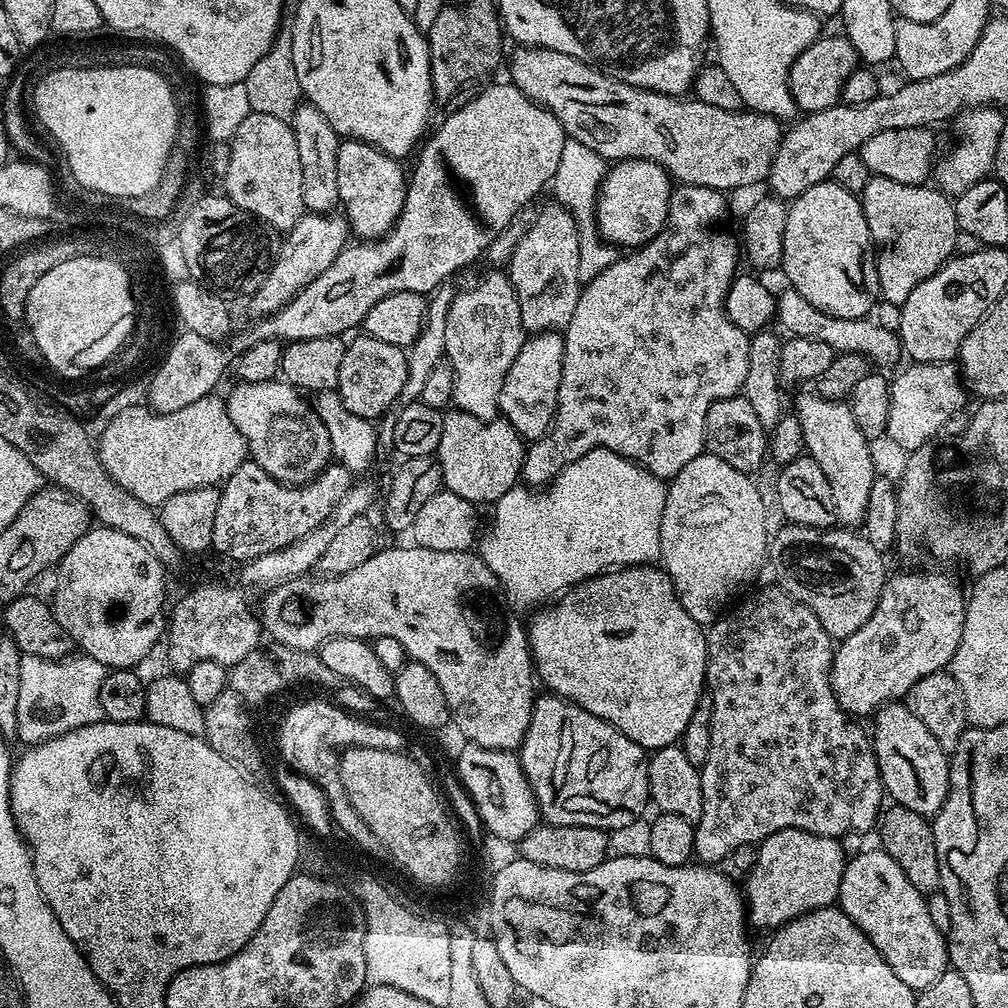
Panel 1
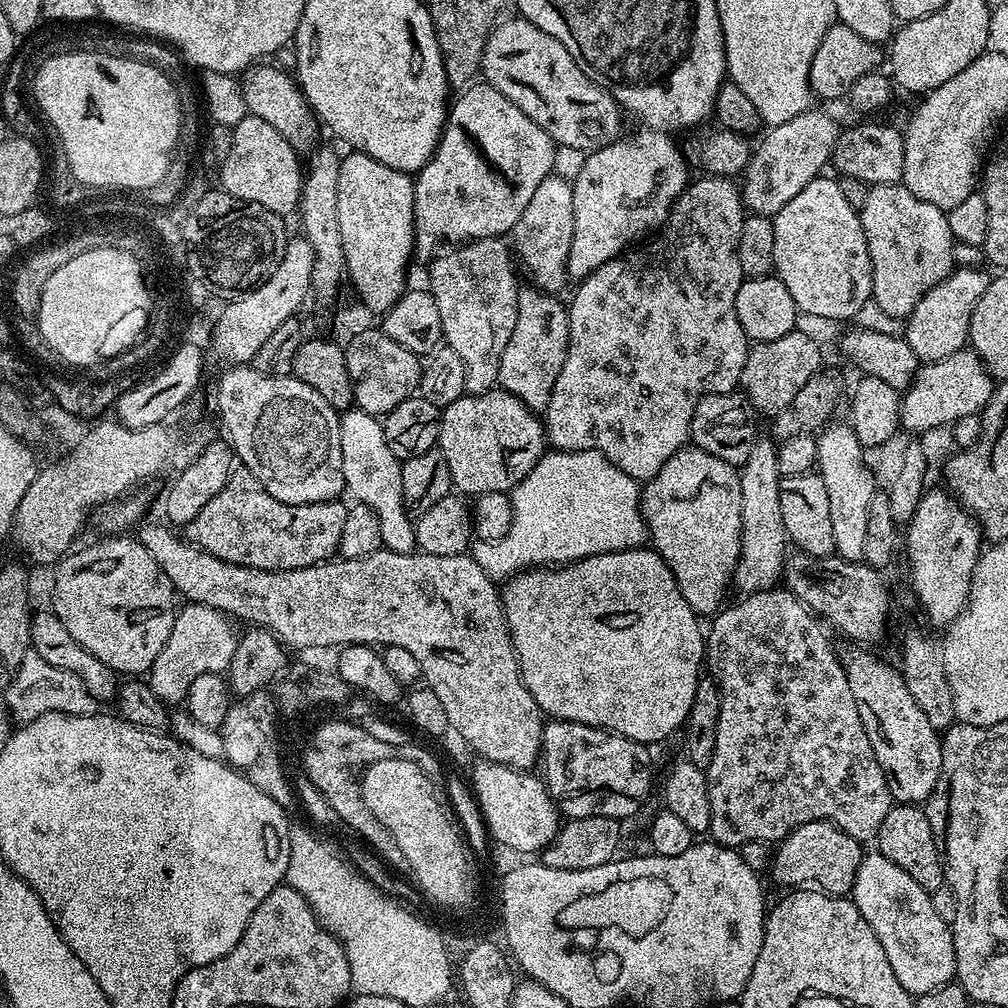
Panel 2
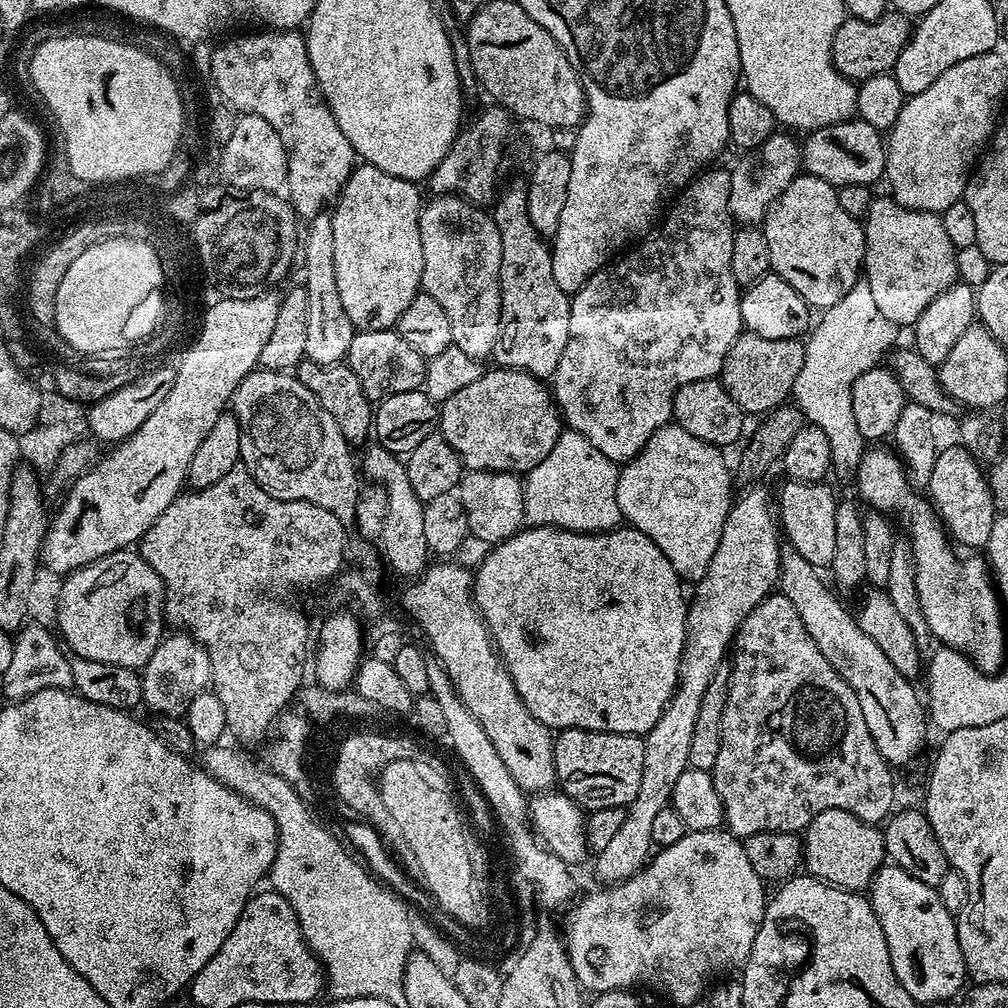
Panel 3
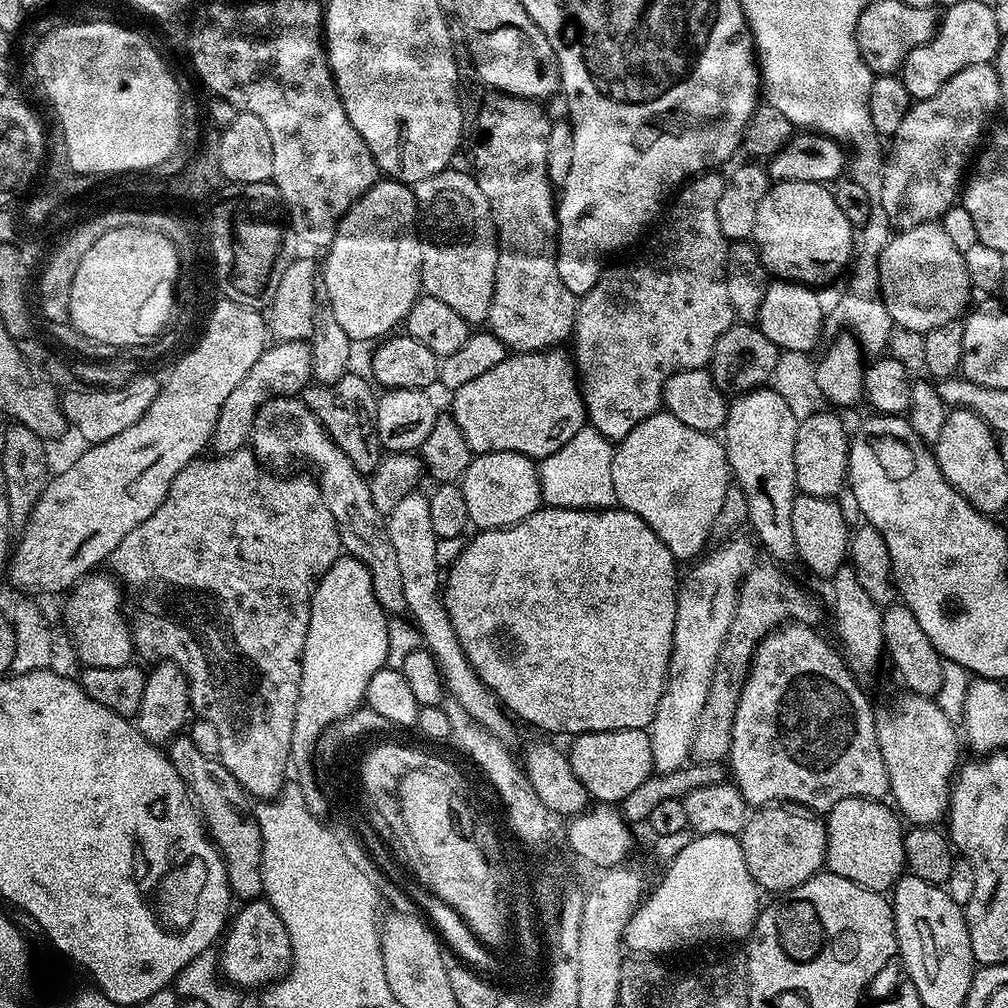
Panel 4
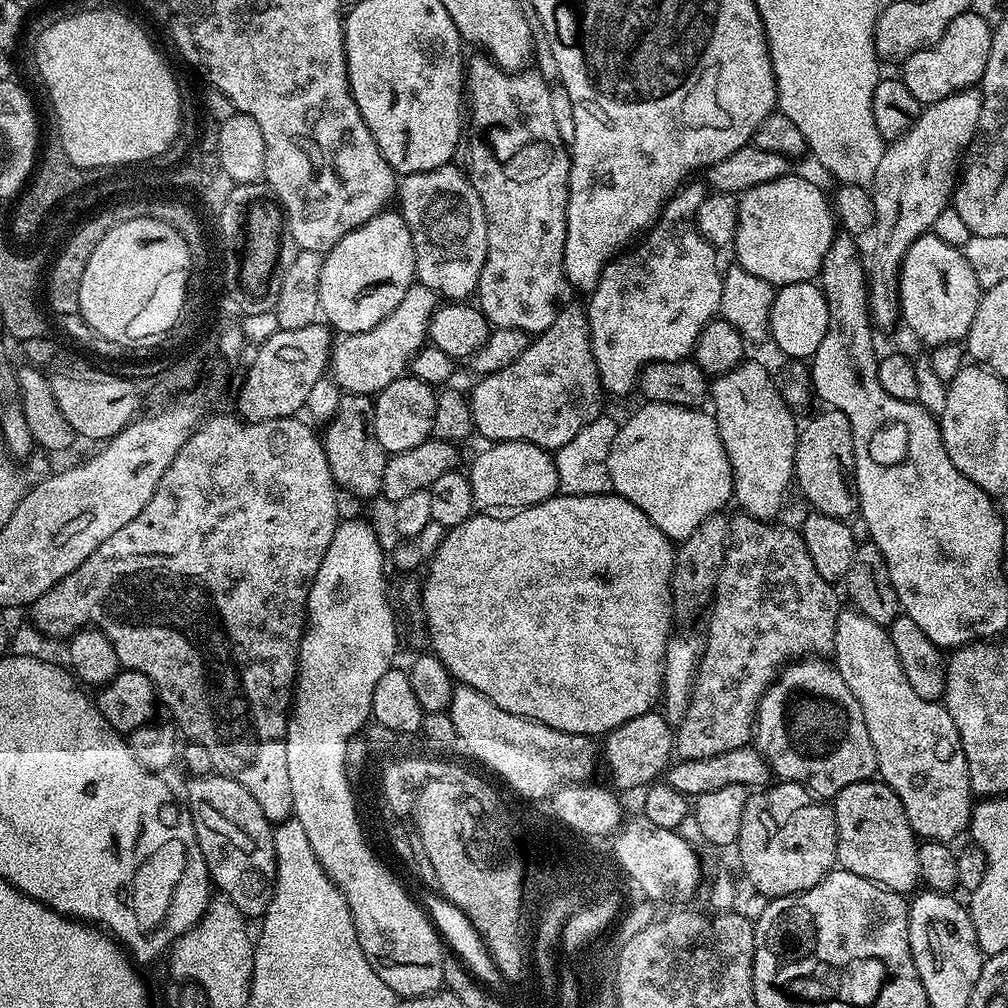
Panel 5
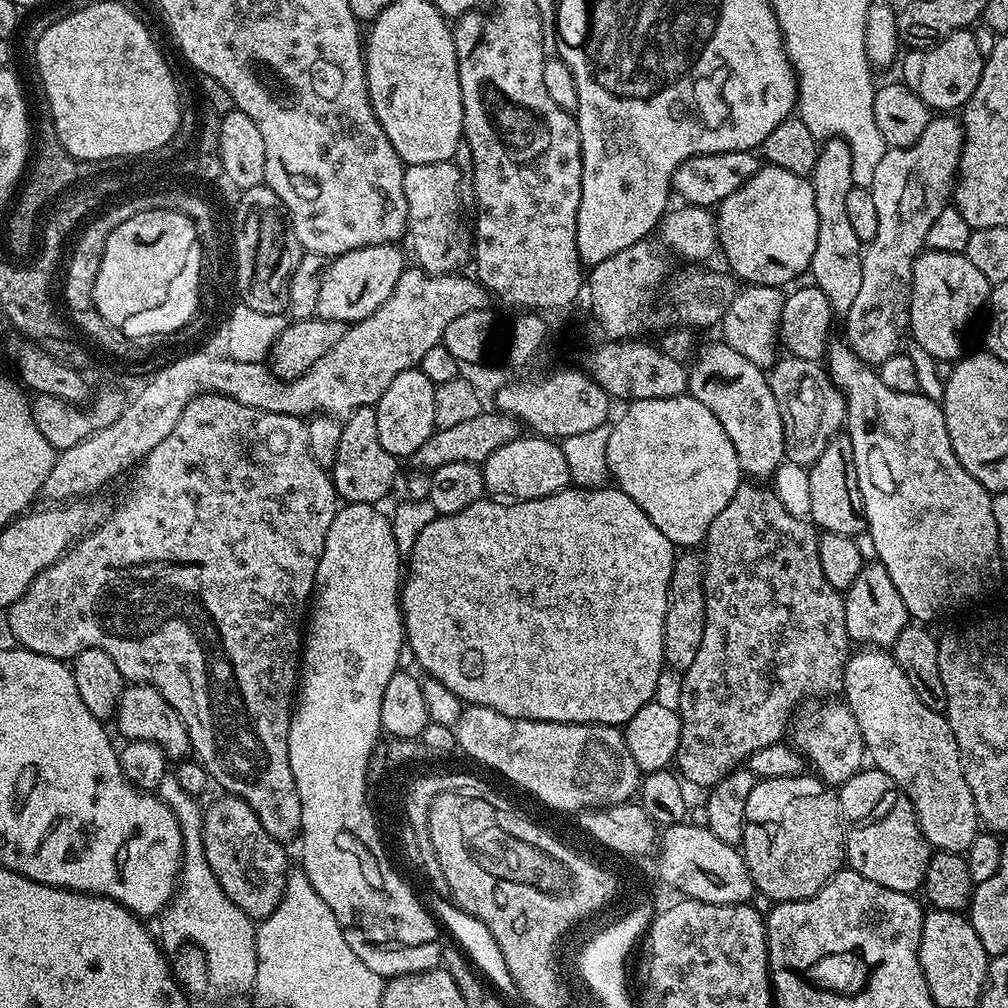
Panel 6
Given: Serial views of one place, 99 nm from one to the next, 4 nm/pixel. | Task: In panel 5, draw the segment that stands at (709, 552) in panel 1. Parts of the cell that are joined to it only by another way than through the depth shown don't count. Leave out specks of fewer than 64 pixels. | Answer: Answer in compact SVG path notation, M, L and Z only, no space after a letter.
M644 402L641 405L641 408L625 424L621 423L617 427L614 446L610 446L608 469L610 470L610 482L612 483L611 491L617 496L634 502L634 506L638 506L638 510L642 510L642 514L646 514L646 518L650 518L650 522L654 522L654 526L658 526L658 530L662 530L662 534L666 534L669 540L673 542L679 542L690 538L690 534L694 534L694 530L698 530L698 526L702 526L702 522L706 522L706 518L710 518L716 512L721 511L725 507L723 504L727 500L731 501L733 499L732 467L728 461L728 455L716 425L716 417L711 411L701 410L700 408L683 408L673 404L654 404L651 402Z

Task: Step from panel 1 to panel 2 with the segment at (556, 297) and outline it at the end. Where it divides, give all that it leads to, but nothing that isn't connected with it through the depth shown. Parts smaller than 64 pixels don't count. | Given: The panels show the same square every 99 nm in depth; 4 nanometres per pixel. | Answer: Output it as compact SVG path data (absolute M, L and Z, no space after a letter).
M555 174L542 178L538 188L526 202L522 218L510 233L515 255L524 263L532 275L531 283L542 292L559 293L568 276L568 255L570 242L574 238L574 198L571 183L565 177Z

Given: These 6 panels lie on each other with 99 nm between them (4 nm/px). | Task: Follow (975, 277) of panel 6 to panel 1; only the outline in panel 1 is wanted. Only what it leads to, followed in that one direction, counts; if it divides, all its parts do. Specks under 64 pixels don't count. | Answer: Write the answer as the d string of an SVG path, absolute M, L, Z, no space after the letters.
M872 176L866 182L866 190L862 194L866 226L872 235L876 253L876 269L878 270L879 295L889 300L892 306L899 306L910 298L914 286L918 282L926 282L953 255L954 240L958 231L956 226L956 205L945 193L935 186L924 184L903 184L890 178Z

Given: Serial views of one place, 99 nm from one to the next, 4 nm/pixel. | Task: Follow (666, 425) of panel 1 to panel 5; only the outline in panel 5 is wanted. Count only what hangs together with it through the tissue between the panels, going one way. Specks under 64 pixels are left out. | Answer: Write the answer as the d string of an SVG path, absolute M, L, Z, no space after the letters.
M685 183L664 205L660 219L635 247L604 267L595 288L587 297L592 353L600 371L600 386L605 393L624 396L631 388L633 391L640 373L648 364L689 359L696 351L696 343L704 327L717 319L724 278L722 268L716 265L717 249L700 233L700 225L696 222L696 211L706 195L705 185L692 183Z

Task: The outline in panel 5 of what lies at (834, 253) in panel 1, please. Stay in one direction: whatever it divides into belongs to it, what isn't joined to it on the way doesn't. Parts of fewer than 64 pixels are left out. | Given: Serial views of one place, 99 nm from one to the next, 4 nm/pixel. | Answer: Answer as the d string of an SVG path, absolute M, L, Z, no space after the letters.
M789 174L774 182L762 182L762 186L746 189L739 197L738 203L740 213L734 249L736 248L735 263L739 267L774 286L811 281L823 269L832 240L838 235L838 221L829 197L828 200L824 197L823 190L814 181L807 180L804 176Z

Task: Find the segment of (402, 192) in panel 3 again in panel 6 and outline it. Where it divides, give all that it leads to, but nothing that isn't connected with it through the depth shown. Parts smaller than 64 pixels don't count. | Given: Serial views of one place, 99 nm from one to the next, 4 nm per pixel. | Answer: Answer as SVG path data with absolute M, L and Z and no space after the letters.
M375 244L335 257L321 278L316 315L323 320L343 320L349 325L370 318L394 294L405 267L404 252L396 244Z

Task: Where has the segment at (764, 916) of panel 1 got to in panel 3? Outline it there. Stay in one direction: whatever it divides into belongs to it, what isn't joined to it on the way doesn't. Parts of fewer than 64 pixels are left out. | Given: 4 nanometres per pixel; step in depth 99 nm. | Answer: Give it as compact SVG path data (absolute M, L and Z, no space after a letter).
M822 810L802 833L802 864L807 875L848 892L863 893L885 860L883 831L846 810Z

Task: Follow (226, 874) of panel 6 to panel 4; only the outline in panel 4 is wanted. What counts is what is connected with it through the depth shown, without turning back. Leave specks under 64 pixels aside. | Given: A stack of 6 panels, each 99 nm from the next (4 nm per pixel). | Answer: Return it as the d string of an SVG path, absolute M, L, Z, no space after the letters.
M179 734L173 737L166 748L168 760L178 770L184 785L192 794L192 799L200 813L201 821L220 857L224 859L228 885L233 895L247 902L257 899L263 893L262 870L262 838L255 819L244 812L239 812L235 804L246 800L246 793L240 783L226 770L219 758L201 754L194 747L191 735Z

